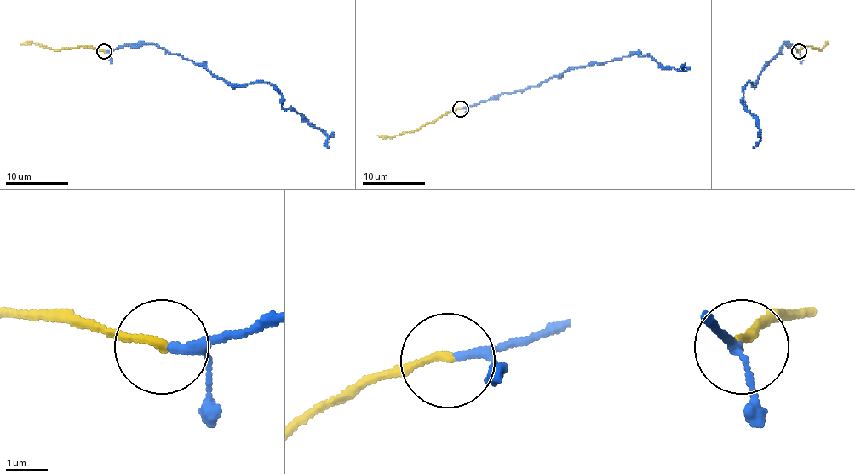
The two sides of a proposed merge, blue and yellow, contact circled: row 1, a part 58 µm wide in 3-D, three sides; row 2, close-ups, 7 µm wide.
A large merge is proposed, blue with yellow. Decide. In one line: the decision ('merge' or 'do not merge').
merge

